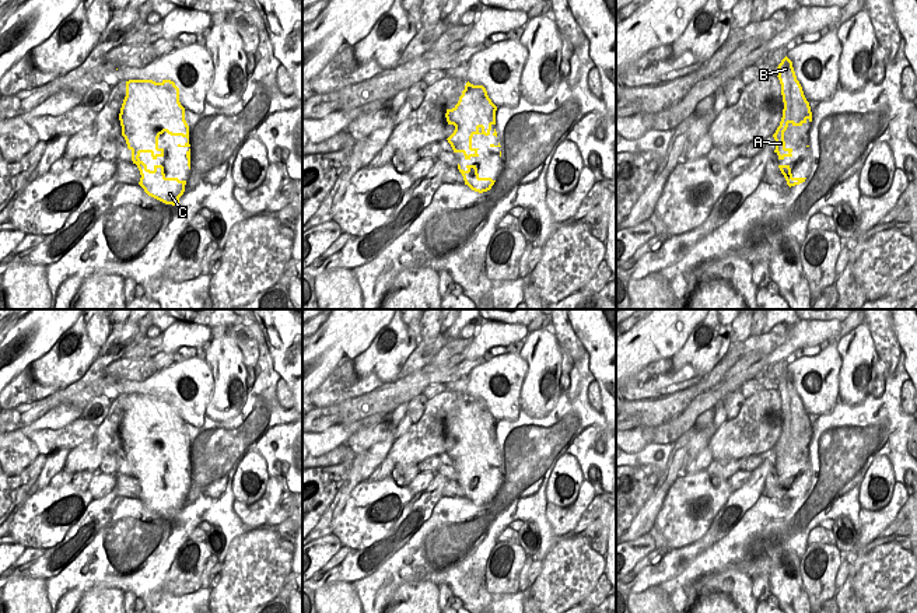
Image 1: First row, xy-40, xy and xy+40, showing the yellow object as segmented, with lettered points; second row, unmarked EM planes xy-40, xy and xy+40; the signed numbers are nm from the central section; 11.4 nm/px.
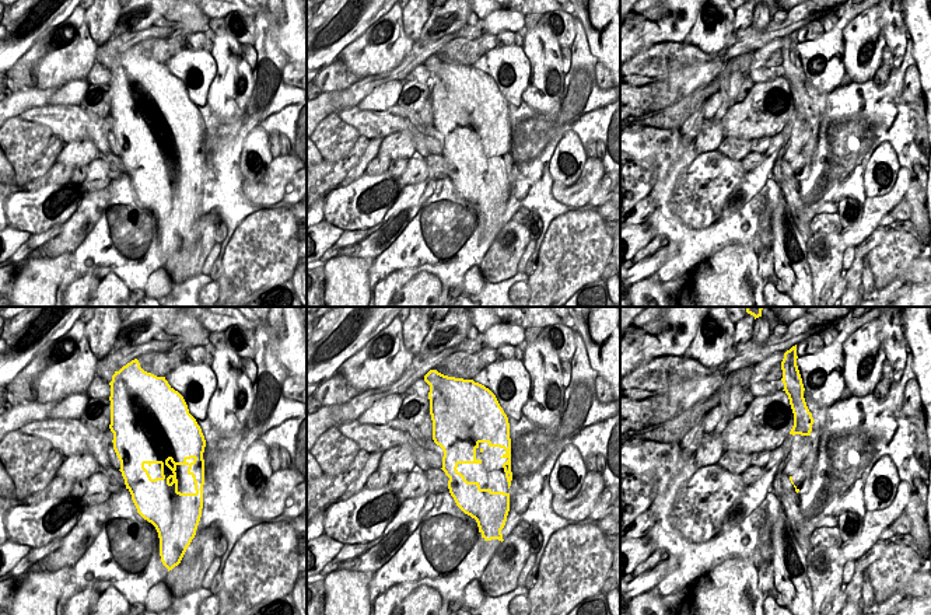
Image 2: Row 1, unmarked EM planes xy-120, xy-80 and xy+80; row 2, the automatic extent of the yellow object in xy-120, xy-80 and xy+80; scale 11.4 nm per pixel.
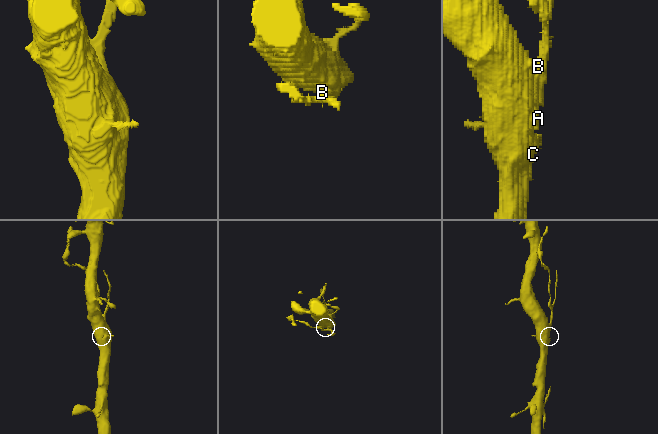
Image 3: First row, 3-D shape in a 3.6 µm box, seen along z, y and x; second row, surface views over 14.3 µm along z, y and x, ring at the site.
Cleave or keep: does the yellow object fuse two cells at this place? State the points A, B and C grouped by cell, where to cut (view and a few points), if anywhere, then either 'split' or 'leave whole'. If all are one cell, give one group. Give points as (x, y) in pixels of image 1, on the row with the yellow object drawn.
A C / B; cut in xy+40 along (787, 81), (790, 87), (788, 122); split

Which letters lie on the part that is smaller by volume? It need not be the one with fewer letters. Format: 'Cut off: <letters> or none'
Cut off: B

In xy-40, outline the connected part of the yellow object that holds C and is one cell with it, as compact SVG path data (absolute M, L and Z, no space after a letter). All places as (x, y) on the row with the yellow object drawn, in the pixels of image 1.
M153 80L126 81L126 97L119 120L122 136L132 151L132 161L141 175L139 185L148 196L165 204L178 206L186 181L167 178L162 165L154 165L154 169L150 171L139 157L141 153L150 153L153 160L164 157L164 148L158 147L158 137L164 132L186 137L188 141L178 147L190 147L185 108L179 102L179 88L171 80L161 83Z

